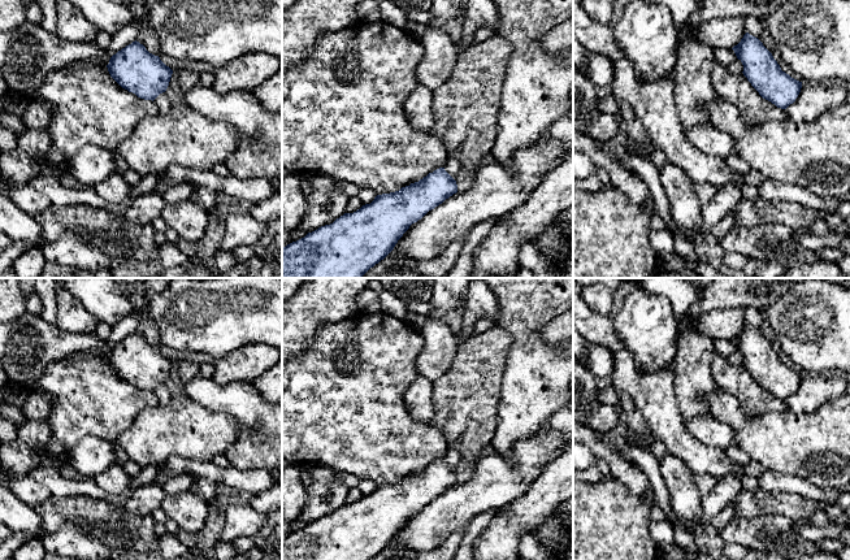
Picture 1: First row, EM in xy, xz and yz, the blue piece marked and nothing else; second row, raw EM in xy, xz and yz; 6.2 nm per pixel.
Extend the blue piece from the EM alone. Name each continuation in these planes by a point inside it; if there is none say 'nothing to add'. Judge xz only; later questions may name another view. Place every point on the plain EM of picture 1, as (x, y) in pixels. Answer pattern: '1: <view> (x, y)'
nothing to add

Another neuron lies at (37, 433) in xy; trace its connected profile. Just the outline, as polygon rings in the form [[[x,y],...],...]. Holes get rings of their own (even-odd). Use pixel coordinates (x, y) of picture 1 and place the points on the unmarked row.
[[[26,420],[18,430],[18,438],[36,451],[44,448],[51,434],[52,429],[48,420]]]

